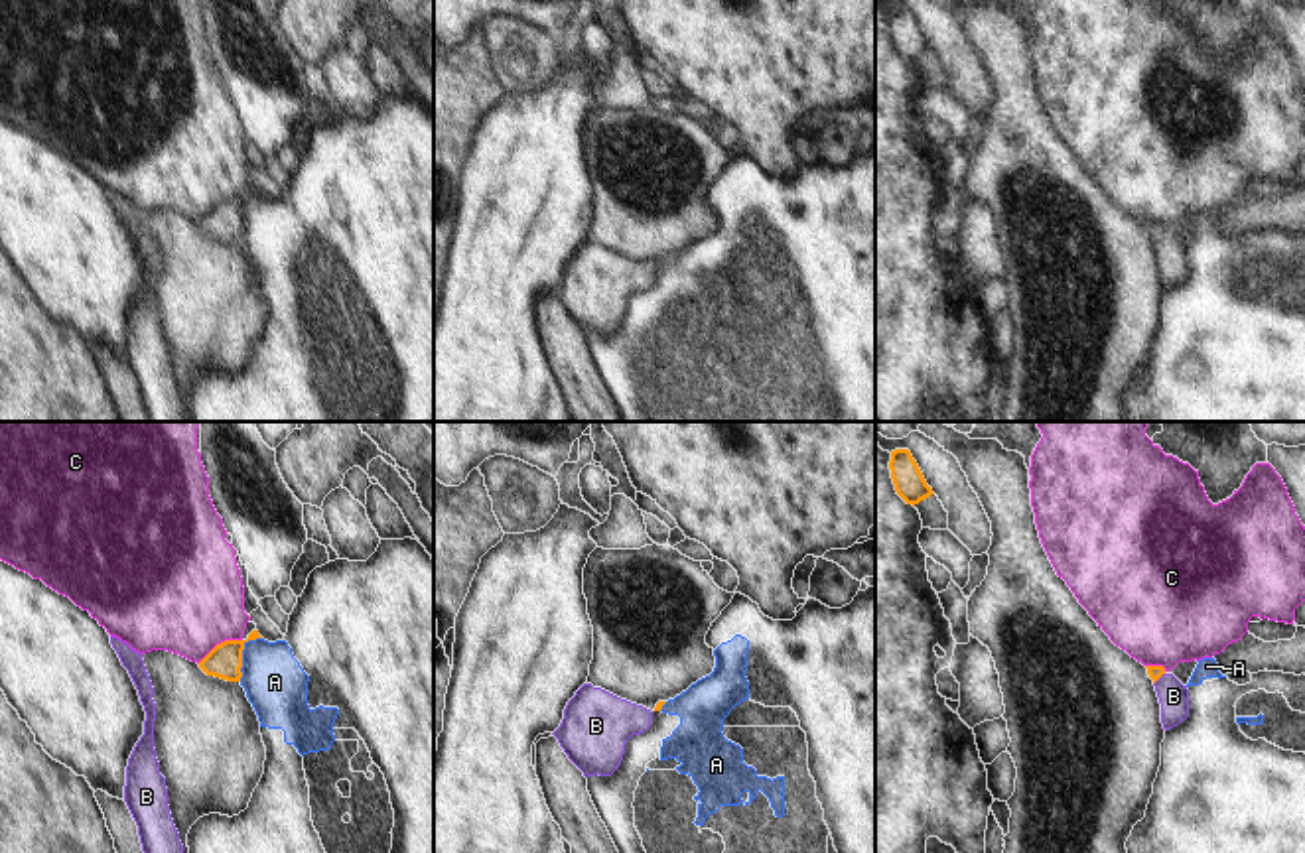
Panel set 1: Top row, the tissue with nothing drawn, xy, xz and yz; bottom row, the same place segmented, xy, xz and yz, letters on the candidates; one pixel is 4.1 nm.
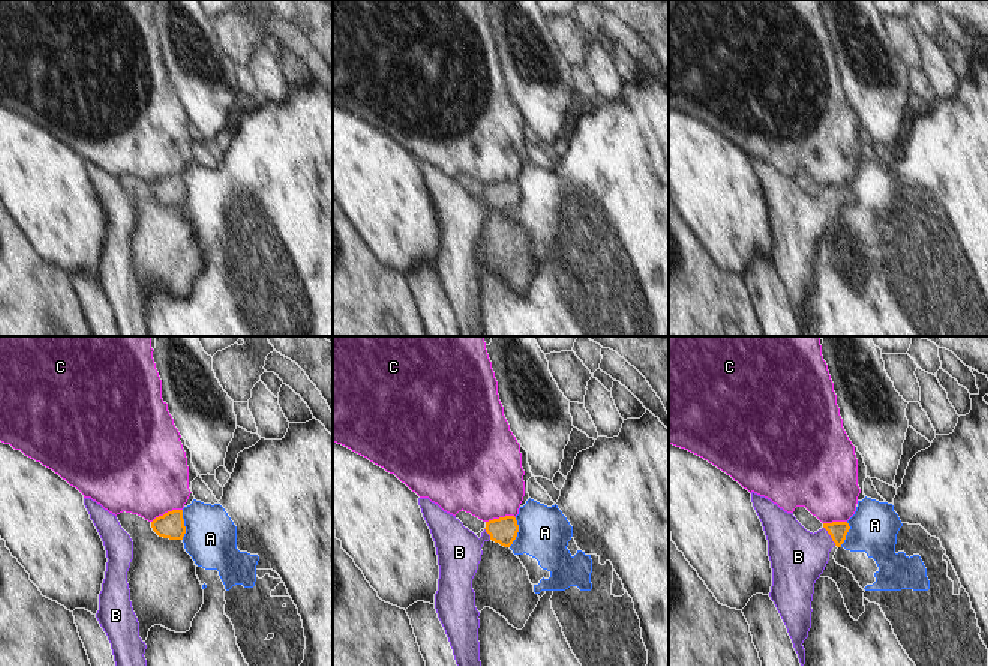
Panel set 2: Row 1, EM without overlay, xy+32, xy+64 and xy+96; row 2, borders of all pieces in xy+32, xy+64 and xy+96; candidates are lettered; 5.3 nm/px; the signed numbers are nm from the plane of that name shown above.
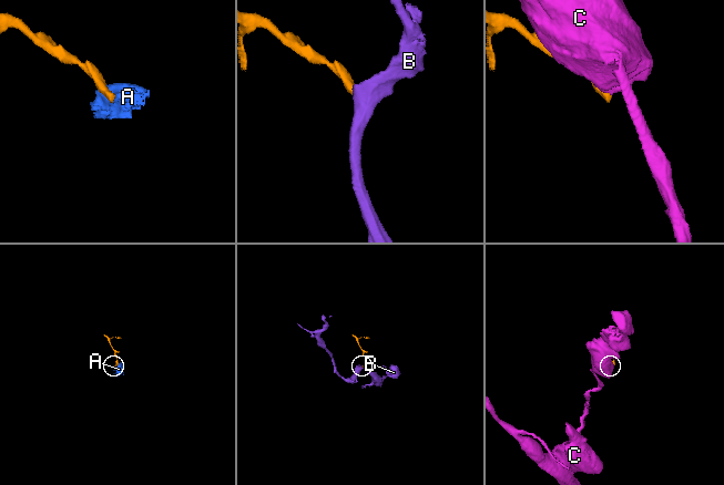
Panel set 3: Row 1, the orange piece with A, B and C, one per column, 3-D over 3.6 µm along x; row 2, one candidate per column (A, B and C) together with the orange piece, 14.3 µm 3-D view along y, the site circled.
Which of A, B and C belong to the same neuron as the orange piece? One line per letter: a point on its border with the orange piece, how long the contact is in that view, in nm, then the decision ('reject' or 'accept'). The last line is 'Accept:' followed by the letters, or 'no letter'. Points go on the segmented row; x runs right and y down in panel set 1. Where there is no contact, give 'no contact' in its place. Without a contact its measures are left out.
A: contact xy (241, 655); length 200 nm; reject
B: contact yz (1160, 676); length 70 nm; accept
C: contact xy (221, 643); length 200 nm; reject
Accept: B

